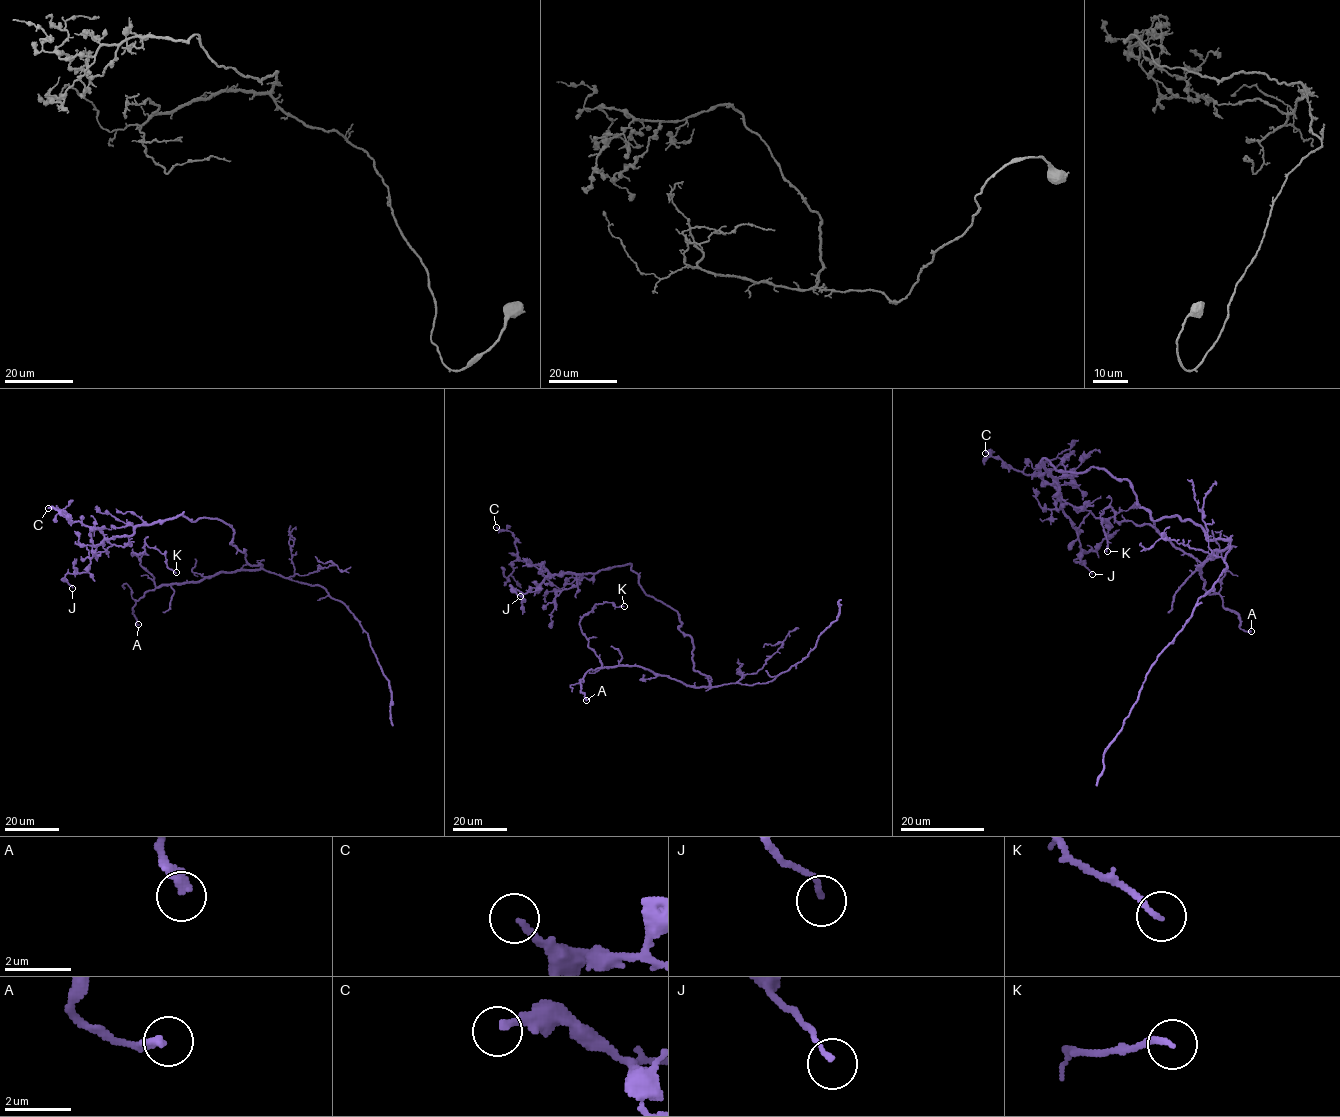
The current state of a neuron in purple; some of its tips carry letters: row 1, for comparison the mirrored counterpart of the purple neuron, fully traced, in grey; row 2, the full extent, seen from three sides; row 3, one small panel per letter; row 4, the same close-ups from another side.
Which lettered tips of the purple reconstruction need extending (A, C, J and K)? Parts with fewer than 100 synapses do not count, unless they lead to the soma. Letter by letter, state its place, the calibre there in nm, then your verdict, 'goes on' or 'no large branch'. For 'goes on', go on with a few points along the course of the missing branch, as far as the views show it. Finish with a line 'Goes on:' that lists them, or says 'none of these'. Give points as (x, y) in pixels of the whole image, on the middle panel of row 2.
A: (586, 700) | 280 nm | no large branch
C: (496, 527) | 200 nm | no large branch
J: (520, 596) | 130 nm | no large branch
K: (624, 606) | 170 nm | no large branch
Goes on: none of these

